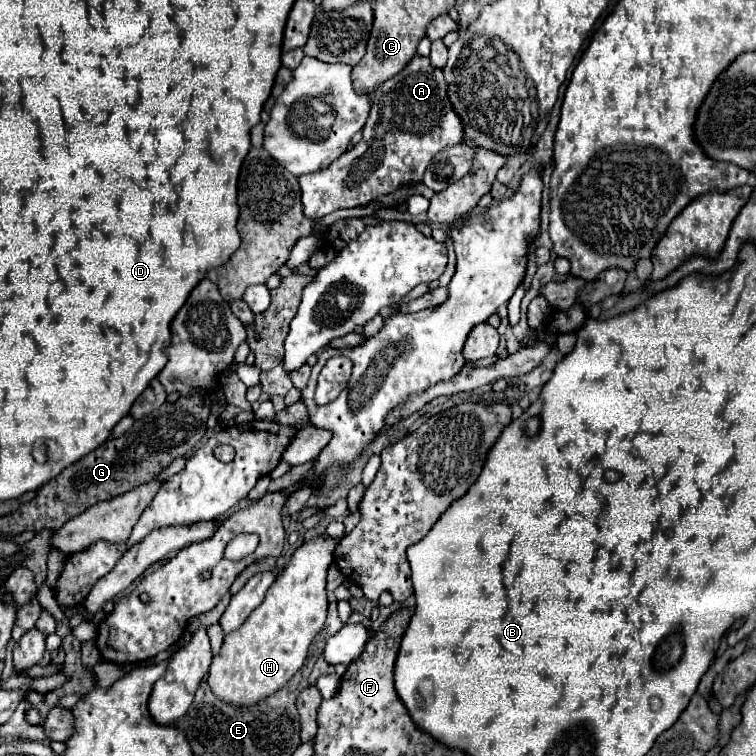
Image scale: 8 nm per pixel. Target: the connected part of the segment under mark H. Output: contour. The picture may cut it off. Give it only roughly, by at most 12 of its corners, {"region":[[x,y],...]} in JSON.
{"region":[[337,541],[295,549],[207,683],[253,705],[305,663]]}

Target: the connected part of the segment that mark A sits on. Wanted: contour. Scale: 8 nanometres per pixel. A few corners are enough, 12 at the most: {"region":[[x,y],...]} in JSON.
{"region":[[415,55],[363,139],[301,175],[305,217],[421,183],[463,141],[443,71]]}

